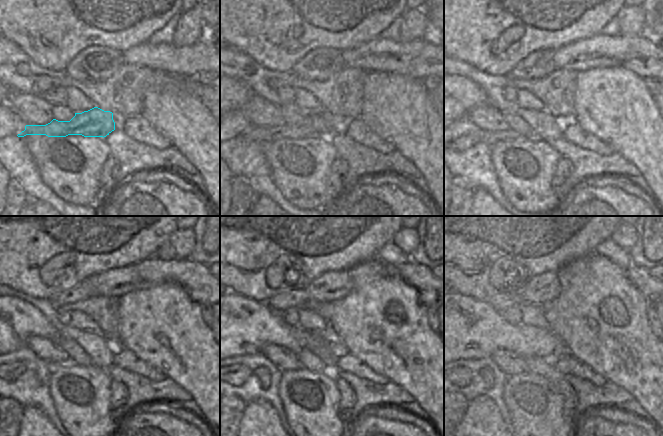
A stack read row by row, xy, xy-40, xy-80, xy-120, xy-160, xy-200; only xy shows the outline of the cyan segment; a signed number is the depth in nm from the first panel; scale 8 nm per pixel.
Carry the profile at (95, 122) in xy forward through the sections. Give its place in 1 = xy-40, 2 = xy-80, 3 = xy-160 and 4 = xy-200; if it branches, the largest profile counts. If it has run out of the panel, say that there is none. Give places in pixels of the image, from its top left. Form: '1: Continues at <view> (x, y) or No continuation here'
1: Continues at xy-40 (318, 124)
2: Continues at xy-80 (465, 142)
3: Continues at xy-160 (240, 373)
4: Continues at xy-200 (464, 378).

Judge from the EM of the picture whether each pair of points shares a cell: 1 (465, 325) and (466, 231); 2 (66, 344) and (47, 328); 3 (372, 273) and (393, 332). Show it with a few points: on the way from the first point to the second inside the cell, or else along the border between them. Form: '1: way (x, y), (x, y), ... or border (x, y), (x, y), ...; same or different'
1: border (456, 291), (487, 303); different
2: border (60, 336), (56, 342); different
3: way (376, 288), (382, 317); same

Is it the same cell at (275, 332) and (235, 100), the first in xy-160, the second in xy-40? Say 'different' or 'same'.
same

